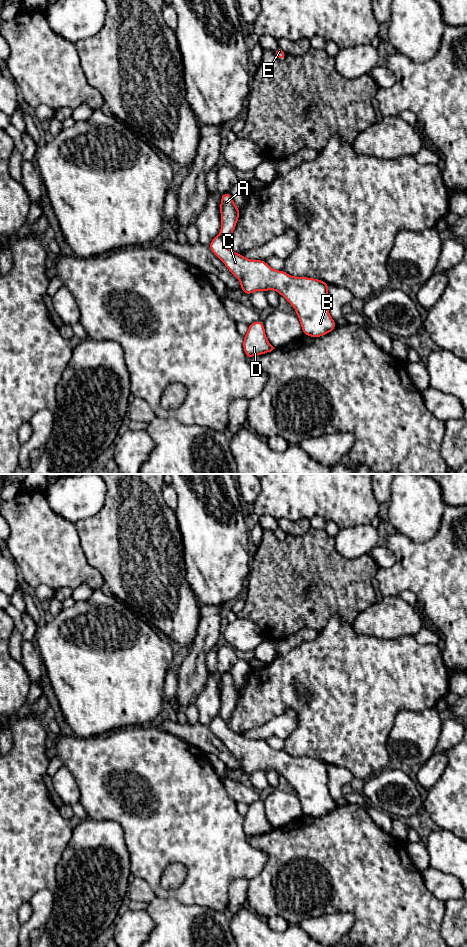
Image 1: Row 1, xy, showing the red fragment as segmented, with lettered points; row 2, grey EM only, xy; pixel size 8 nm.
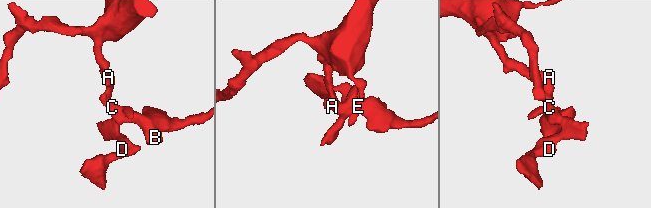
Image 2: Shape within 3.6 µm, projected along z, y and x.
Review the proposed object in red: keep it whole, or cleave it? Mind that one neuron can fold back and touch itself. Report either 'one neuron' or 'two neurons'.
two neurons

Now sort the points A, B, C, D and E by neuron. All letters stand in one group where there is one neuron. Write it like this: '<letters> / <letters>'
A E / B C D

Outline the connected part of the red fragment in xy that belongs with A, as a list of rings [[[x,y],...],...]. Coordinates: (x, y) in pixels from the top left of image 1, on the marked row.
[[[229,192],[222,194],[220,202],[221,230],[219,236],[226,243],[231,240],[240,213],[241,211],[235,205],[231,194]]]

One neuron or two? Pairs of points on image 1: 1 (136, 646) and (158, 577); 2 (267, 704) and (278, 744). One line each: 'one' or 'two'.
1: two
2: two

